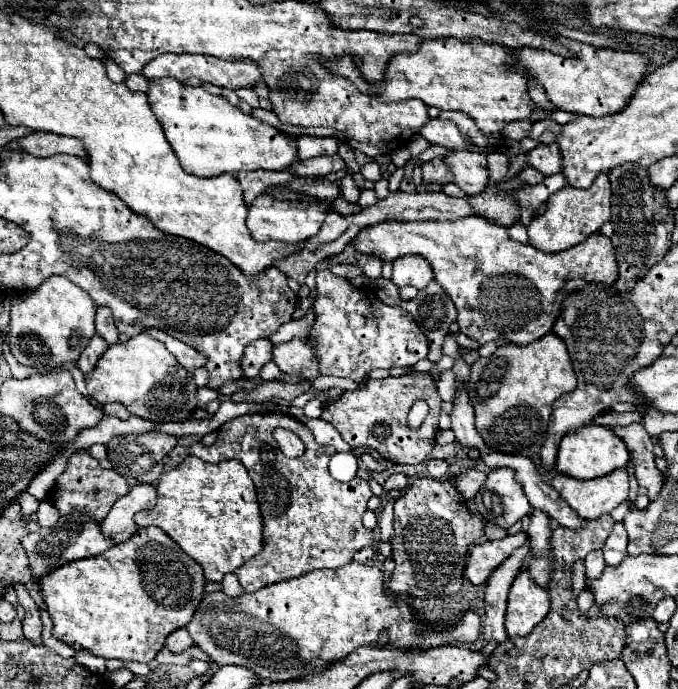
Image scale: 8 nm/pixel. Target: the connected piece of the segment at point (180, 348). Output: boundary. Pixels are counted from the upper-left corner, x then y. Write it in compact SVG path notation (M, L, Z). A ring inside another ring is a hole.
M148 329L146 333L152 335L152 337L156 337L158 341L162 341L162 343L166 345L166 349L178 359L178 363L184 365L188 371L194 371L194 369L206 365L206 355L194 351L194 347L188 347L186 343L180 343L180 341L176 341L174 337L164 335L164 333L158 331L158 329Z

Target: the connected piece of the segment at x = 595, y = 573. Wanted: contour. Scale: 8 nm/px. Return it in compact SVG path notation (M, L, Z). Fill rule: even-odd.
M592 551L588 553L588 557L584 559L586 565L586 579L598 579L604 571L604 559L602 559L602 551Z

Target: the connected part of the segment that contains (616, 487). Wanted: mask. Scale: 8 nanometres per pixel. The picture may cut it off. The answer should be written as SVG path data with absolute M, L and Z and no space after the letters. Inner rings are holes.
M626 467L590 481L580 481L558 473L552 481L552 487L582 519L588 521L594 521L600 515L616 509L622 501L628 499L630 491Z

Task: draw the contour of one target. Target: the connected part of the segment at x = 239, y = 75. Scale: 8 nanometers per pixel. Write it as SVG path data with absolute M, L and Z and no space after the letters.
M160 55L156 59L152 59L152 63L148 63L142 71L142 75L146 79L160 79L160 77L172 77L176 81L186 81L190 77L198 77L204 83L212 83L216 87L226 87L226 89L240 89L240 87L250 87L256 81L262 81L260 69L256 67L256 63L248 63L248 61L220 61L216 57L206 57L206 55Z

